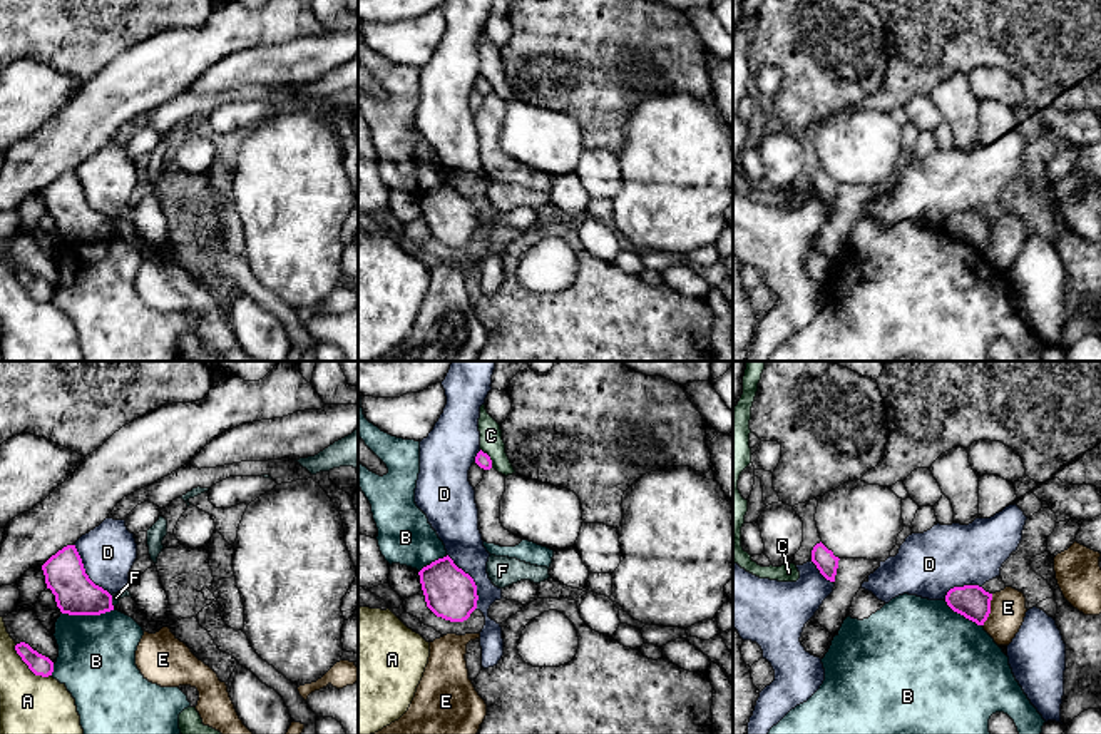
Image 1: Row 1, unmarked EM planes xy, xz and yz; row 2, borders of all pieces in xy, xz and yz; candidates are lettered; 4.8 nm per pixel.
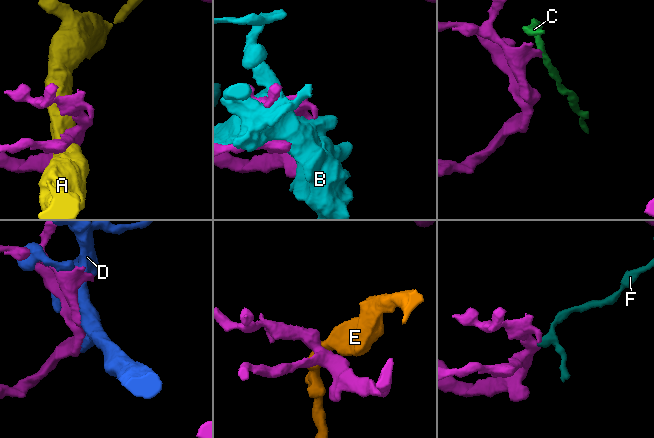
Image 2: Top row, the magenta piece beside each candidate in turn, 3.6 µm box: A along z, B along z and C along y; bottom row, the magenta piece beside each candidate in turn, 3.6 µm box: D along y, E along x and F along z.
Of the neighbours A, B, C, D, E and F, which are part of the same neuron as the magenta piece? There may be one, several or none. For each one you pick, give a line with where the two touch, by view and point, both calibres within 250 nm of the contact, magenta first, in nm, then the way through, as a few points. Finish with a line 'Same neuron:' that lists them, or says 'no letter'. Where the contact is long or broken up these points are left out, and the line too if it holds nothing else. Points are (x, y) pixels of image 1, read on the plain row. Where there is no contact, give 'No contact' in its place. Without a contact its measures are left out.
Same neuron: no letter

